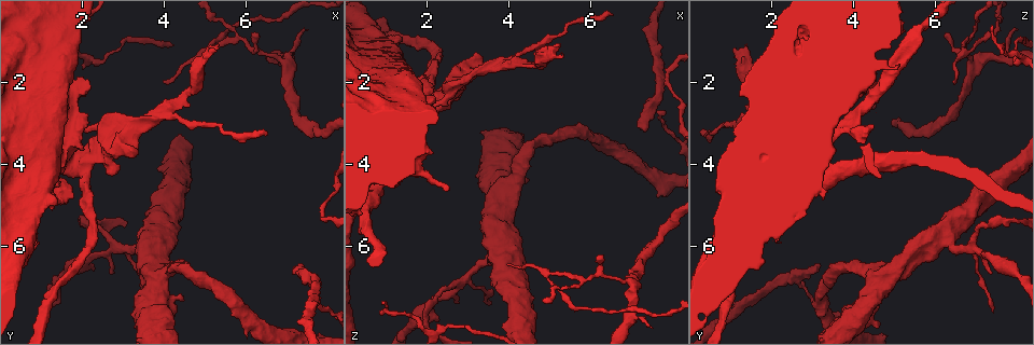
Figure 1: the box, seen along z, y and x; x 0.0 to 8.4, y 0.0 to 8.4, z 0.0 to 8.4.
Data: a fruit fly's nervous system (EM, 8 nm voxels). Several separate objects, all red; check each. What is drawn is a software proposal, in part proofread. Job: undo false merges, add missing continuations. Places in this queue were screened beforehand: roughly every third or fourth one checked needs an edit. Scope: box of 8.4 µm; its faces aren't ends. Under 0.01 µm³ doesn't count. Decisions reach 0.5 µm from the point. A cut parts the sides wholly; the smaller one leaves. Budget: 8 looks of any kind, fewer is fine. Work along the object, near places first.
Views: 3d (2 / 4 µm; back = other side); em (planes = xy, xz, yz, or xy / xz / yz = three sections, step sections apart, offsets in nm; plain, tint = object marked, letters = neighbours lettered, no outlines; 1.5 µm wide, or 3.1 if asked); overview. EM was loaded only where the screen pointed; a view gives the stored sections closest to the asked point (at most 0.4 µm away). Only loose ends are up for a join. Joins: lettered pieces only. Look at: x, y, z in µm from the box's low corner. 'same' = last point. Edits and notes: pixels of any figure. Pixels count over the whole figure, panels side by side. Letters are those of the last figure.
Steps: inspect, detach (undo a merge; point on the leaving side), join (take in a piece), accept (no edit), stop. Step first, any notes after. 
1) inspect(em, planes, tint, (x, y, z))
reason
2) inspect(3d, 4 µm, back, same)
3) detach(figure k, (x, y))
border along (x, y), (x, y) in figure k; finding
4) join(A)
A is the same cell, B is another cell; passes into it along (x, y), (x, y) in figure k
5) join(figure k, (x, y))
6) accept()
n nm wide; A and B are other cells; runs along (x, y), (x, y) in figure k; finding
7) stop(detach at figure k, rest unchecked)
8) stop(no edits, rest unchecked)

inspect(em, yz, step 8, tint, (1.95, 5.40, 7.70))
abrupt turn

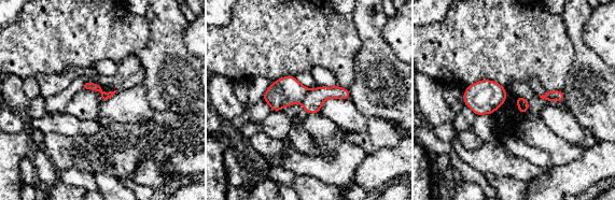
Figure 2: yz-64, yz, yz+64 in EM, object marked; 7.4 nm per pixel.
inspect(em, xz, step 8, letters, same)
another direction

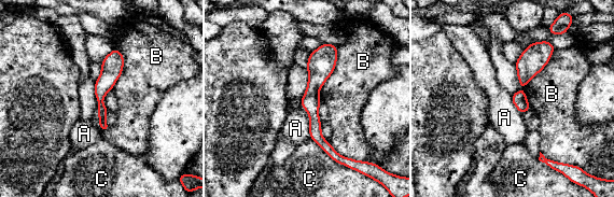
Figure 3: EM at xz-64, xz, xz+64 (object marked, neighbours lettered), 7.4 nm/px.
detach(figure 3, (310, 102))
B touches over 480 nm; A, B and C are other cells; border along (305, 93), (317, 94) in figure 3; a second cell is stuck on

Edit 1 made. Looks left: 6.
inspect(overview)
see it whole again

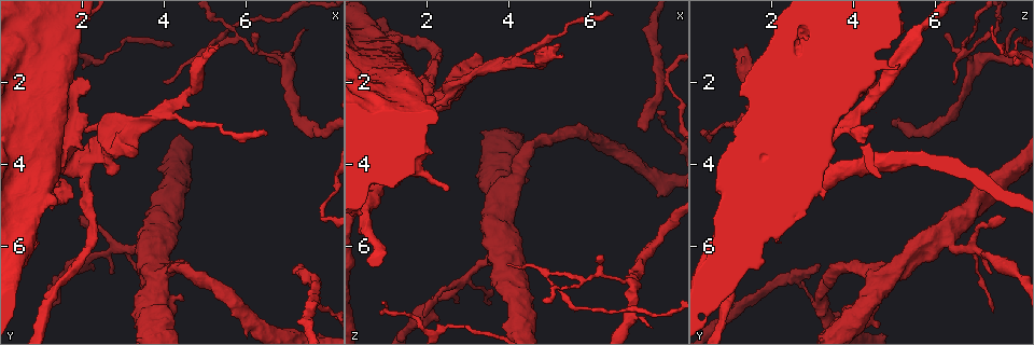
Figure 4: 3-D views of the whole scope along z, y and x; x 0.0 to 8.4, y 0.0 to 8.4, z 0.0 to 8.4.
inspect(3d, 4 µm, back, (7.40, 6.45, 3.20))
branch stops here

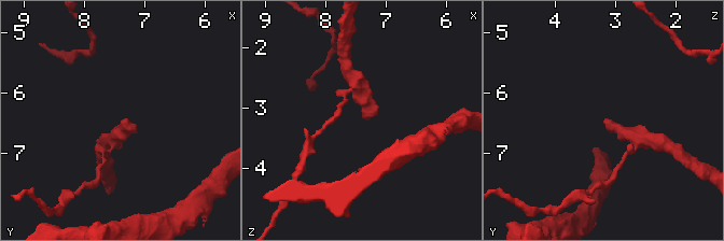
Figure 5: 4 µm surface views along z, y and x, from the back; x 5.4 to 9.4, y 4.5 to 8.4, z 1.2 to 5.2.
inspect(em, planes, letters, (7.35, 6.45, 3.15))
shape alone is not enough

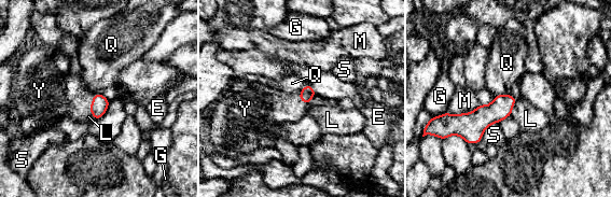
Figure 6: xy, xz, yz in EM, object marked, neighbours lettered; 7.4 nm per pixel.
join(Y)
M touches over 260 nm; Y is the same cell, E, G, L, M, Q and S are other cells; it goes on there

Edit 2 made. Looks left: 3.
inspect(overview)

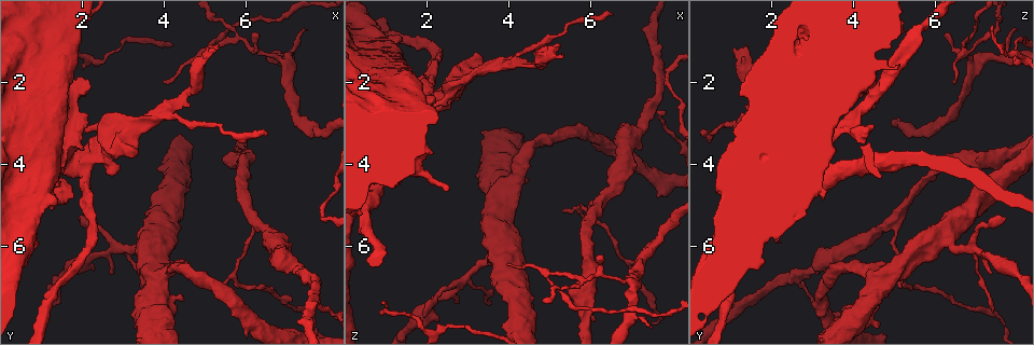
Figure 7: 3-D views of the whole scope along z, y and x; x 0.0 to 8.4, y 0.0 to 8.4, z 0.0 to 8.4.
inspect(em, 3.1 µm, planes, letters, (0.85, 5.65, 0.80))

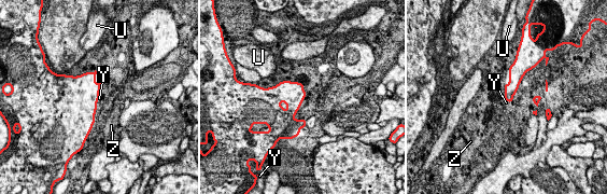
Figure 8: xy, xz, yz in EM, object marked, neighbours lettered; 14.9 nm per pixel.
accept()
U, Y and Z are other cells; border along (504, 96), (508, 101), (512, 101) in figure 8; no lettered piece goes on from it

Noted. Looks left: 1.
stop(detach at figure 3, join at figure 6, rest unchecked)

